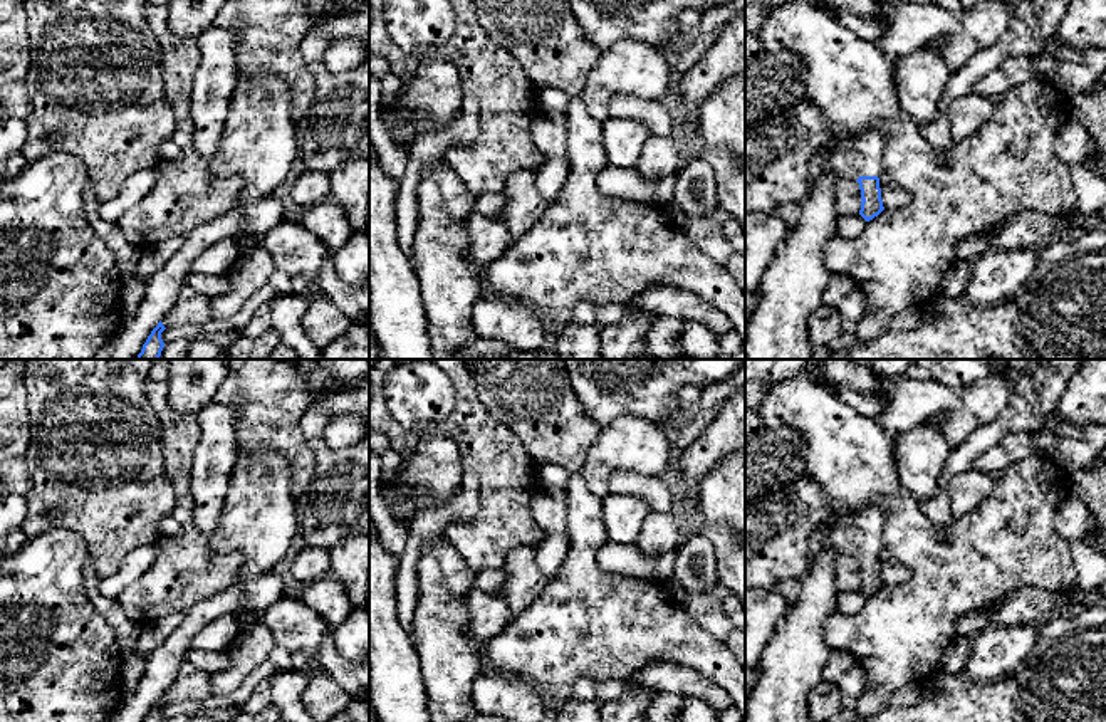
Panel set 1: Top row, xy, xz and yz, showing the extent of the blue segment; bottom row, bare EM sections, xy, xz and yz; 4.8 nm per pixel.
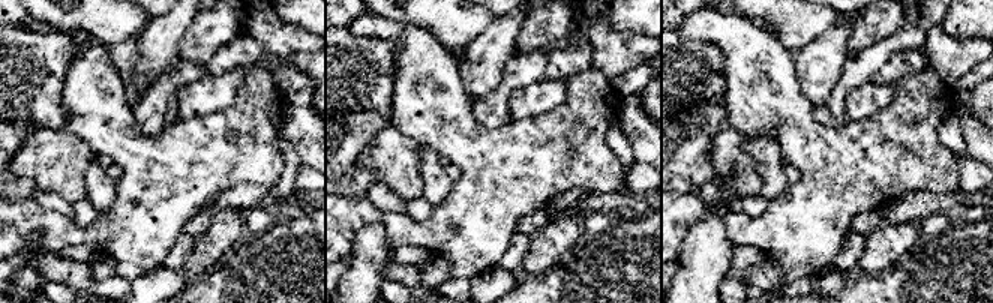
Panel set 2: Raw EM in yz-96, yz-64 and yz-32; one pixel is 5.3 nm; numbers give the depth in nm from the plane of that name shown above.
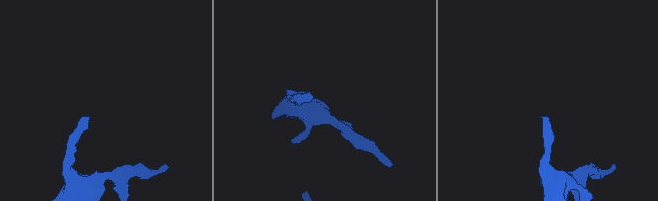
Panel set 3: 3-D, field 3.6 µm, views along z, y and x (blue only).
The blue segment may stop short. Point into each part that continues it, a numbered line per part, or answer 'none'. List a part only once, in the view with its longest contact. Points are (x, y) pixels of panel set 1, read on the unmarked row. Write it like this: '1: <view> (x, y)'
1: yz (791, 665)

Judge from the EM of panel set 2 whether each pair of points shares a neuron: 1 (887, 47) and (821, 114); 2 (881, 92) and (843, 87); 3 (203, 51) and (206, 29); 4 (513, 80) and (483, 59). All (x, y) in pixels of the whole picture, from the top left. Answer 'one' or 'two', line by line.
1: one
2: two
3: one
4: two

